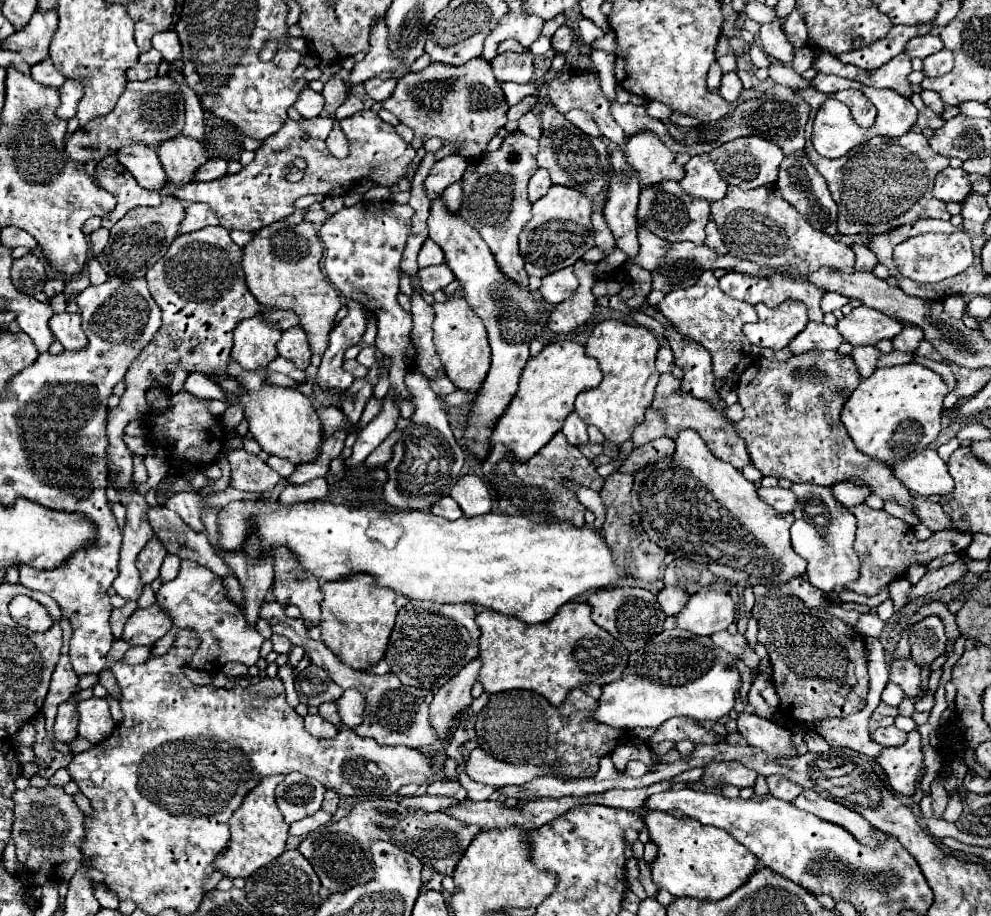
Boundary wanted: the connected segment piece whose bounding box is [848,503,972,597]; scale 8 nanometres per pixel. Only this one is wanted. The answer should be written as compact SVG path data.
M854 505L848 507L852 515L858 519L858 539L854 543L854 549L860 557L860 579L850 585L852 591L862 595L878 595L882 589L886 589L892 581L906 575L908 567L912 565L928 565L932 559L942 557L946 553L964 553L968 545L972 543L972 535L956 529L946 529L934 533L930 539L920 541L914 535L914 529L904 523L902 519L896 519L888 515L886 511L870 509L868 505Z

